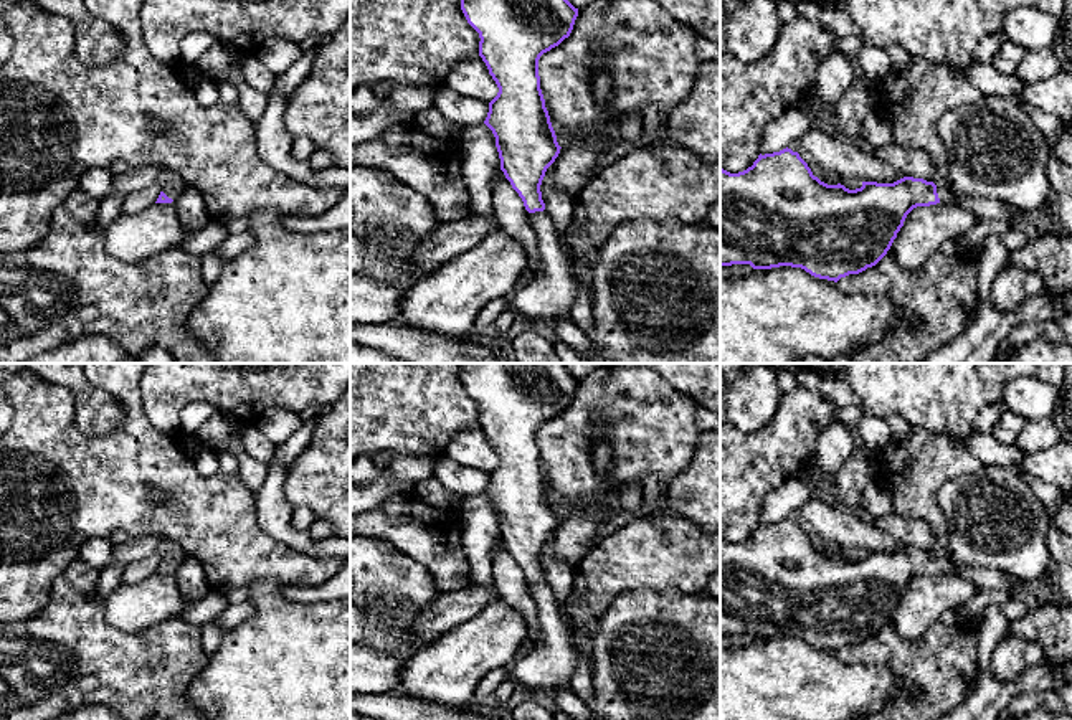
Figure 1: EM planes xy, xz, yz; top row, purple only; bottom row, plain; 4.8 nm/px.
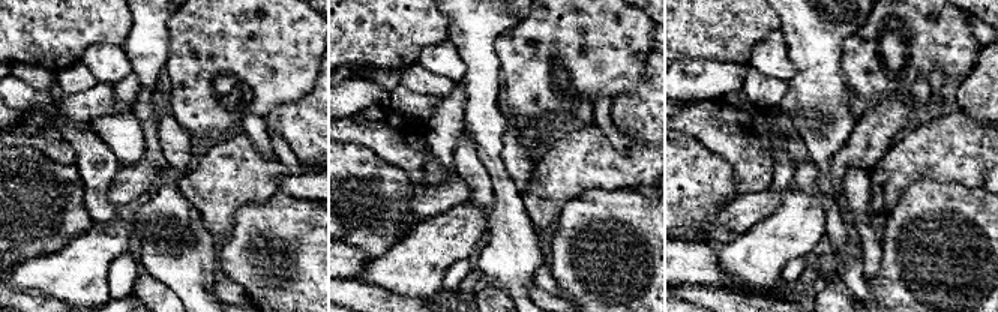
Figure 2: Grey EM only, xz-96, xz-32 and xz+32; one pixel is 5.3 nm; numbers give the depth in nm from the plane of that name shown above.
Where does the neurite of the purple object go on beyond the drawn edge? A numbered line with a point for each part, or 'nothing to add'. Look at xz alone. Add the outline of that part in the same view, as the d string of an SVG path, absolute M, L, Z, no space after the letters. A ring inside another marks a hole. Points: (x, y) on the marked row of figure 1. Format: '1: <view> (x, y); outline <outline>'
1: xz (550, 293); outline M535 211L530 225L537 236L538 268L530 271L530 281L510 297L510 307L519 315L540 320L548 329L560 363L595 363L555 332L558 317L570 319L576 299L576 277L572 269L572 256L560 241L550 215Z

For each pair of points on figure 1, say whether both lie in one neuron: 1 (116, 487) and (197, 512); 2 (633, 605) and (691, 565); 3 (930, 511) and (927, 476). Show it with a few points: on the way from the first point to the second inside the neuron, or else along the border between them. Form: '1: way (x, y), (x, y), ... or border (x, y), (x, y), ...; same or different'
1: way (136, 478), (164, 478), (179, 492); same
2: border (696, 592), (633, 587), (620, 595); different
3: way (927, 502), (927, 484); same

